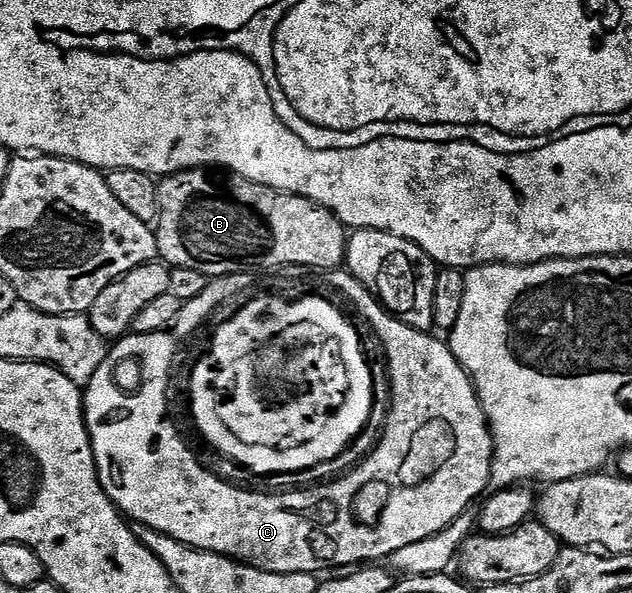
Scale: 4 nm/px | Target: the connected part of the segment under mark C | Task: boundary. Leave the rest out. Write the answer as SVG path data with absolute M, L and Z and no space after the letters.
M338 268L330 270L324 275L325 282L333 290L338 290L345 298L353 301L353 306L369 321L371 329L377 333L381 346L385 349L385 358L389 361L389 415L385 418L385 435L377 442L377 447L350 472L342 478L334 477L326 481L325 486L317 490L301 488L293 490L290 494L252 494L241 486L232 486L224 482L217 474L204 470L197 463L195 455L189 451L189 446L177 435L177 430L165 419L165 397L169 394L169 373L173 370L173 357L177 354L177 338L173 332L160 330L154 334L128 333L123 338L118 338L108 347L103 364L99 364L99 370L95 376L91 376L89 385L83 390L83 409L85 411L85 427L89 430L89 442L93 446L93 459L97 465L97 479L105 490L113 505L126 519L132 520L138 526L146 526L160 534L171 536L188 546L194 546L197 550L206 550L216 554L225 554L229 558L236 558L238 562L245 562L248 566L254 566L267 572L283 572L284 574L315 574L317 570L326 569L331 565L356 565L371 564L376 560L386 559L407 545L416 541L425 540L435 536L463 513L467 507L476 503L482 497L481 492L490 483L489 472L493 463L493 438L489 435L489 423L485 421L485 413L481 407L481 401L477 399L477 390L469 378L469 374L455 360L455 356L449 350L444 341L432 338L432 333L424 330L416 330L407 324L403 324L393 317L377 300L377 296L365 287L355 275L348 269Z

